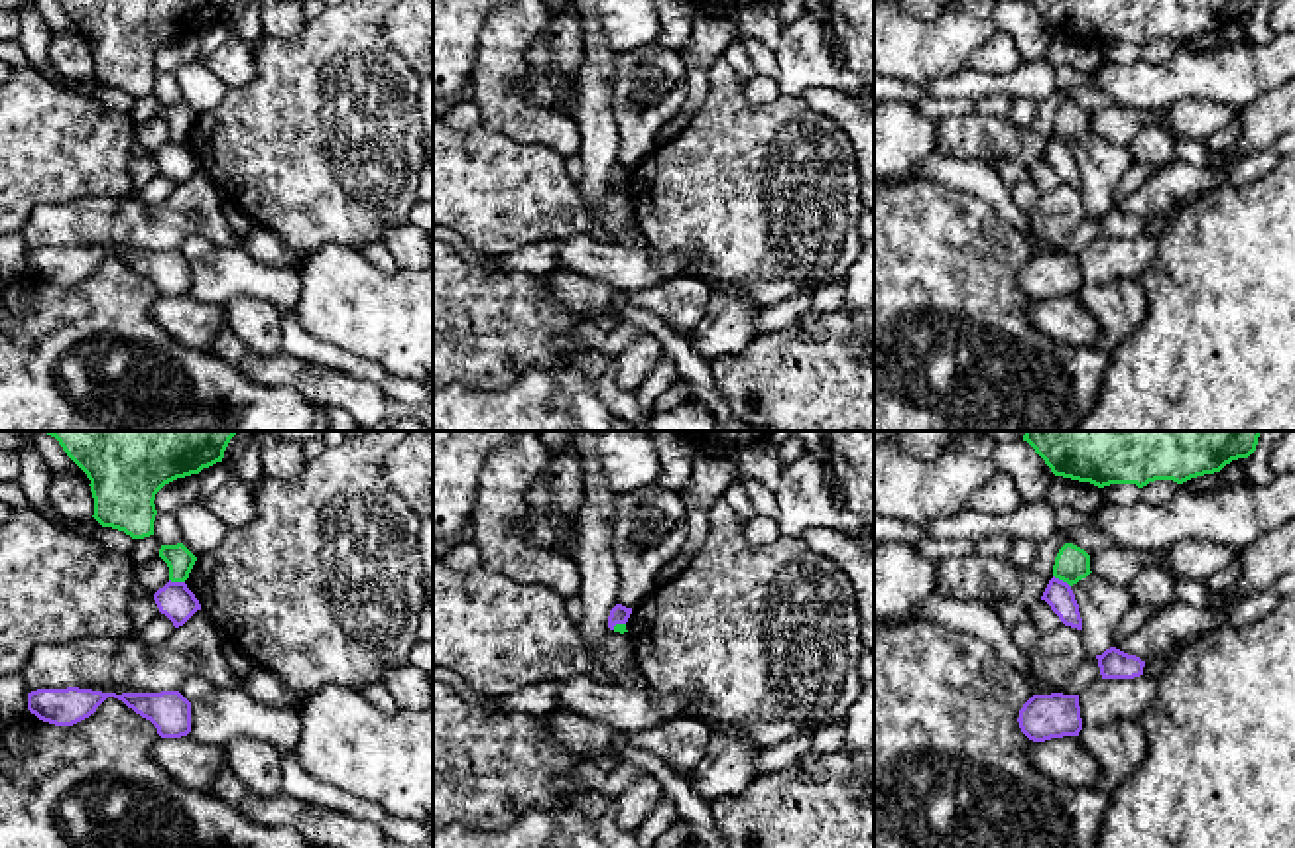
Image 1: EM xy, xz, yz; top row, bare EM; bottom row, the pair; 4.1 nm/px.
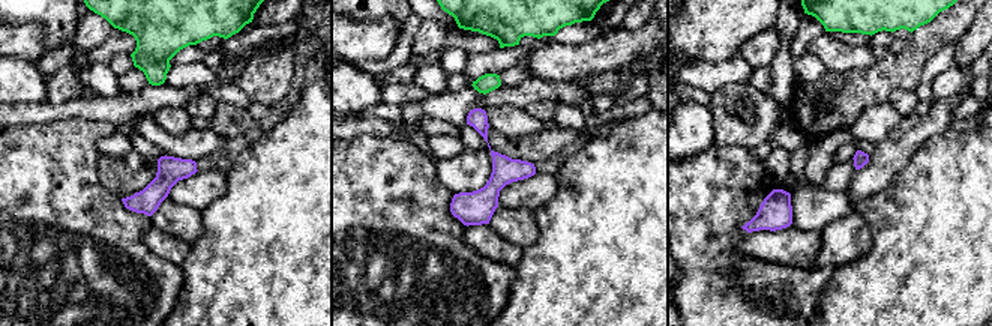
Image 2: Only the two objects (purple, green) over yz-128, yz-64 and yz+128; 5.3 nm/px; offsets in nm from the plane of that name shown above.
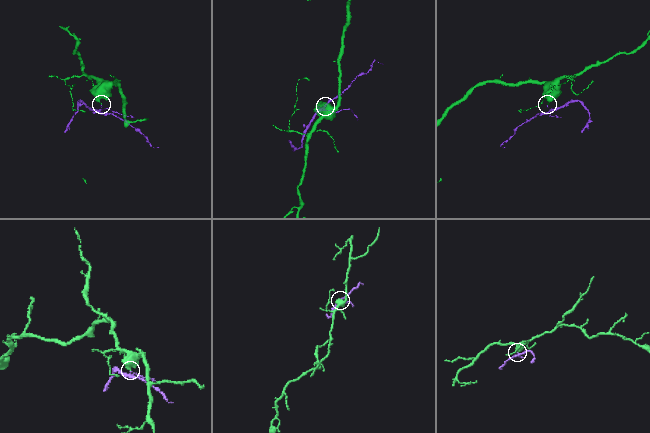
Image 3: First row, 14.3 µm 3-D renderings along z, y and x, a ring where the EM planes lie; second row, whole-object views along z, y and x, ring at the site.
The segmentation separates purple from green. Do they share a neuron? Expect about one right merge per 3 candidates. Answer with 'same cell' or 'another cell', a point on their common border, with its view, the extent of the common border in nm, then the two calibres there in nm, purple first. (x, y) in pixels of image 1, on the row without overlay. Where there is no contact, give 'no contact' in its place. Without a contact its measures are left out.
another cell; contact yz (1061, 140); length 90 nm; calibres 110 and 140 nm

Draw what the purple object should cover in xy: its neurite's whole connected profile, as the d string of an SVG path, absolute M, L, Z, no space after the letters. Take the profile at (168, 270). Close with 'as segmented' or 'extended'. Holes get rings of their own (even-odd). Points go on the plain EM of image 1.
M79 246L37 248L28 252L28 270L43 281L73 285L94 273L108 256L150 279L161 297L181 297L191 291L191 262L179 250L116 254Z | as segmented

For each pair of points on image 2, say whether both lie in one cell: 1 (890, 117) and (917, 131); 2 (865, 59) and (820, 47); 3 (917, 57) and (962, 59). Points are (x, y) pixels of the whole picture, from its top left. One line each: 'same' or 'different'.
1: different
2: same
3: different

